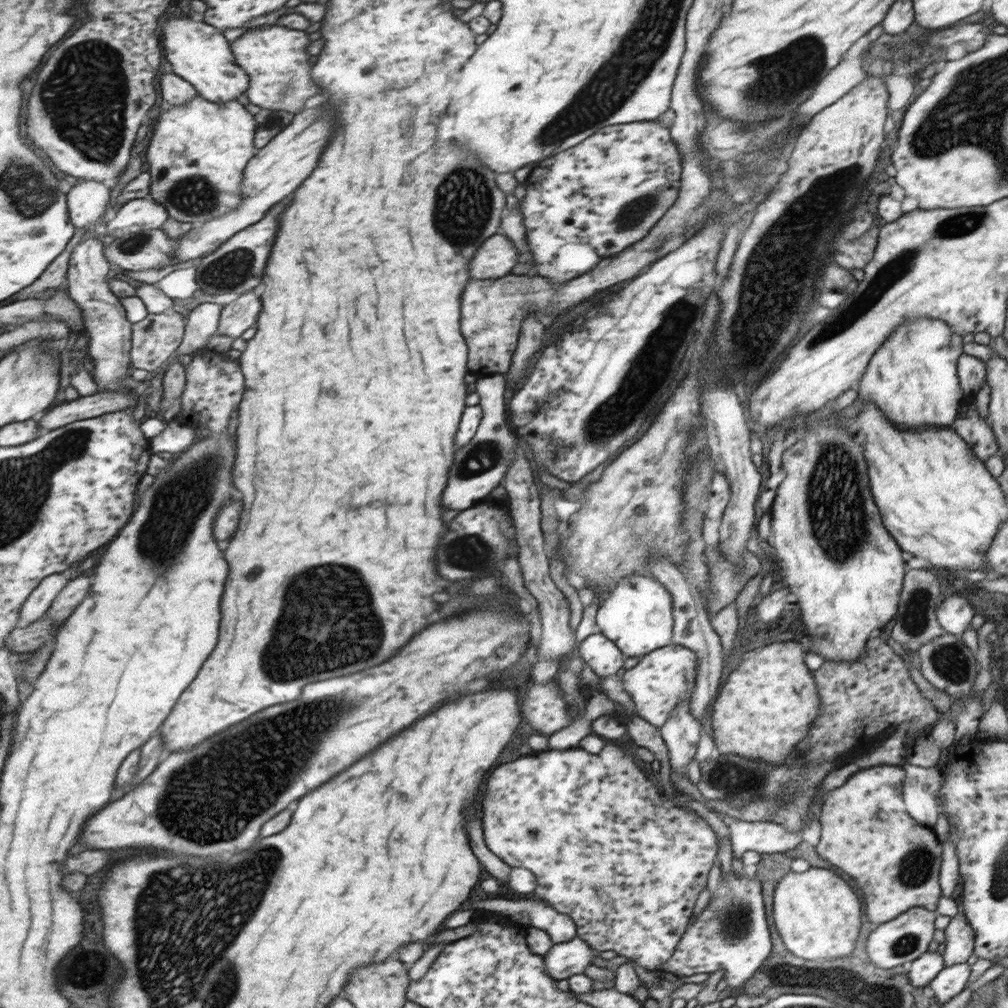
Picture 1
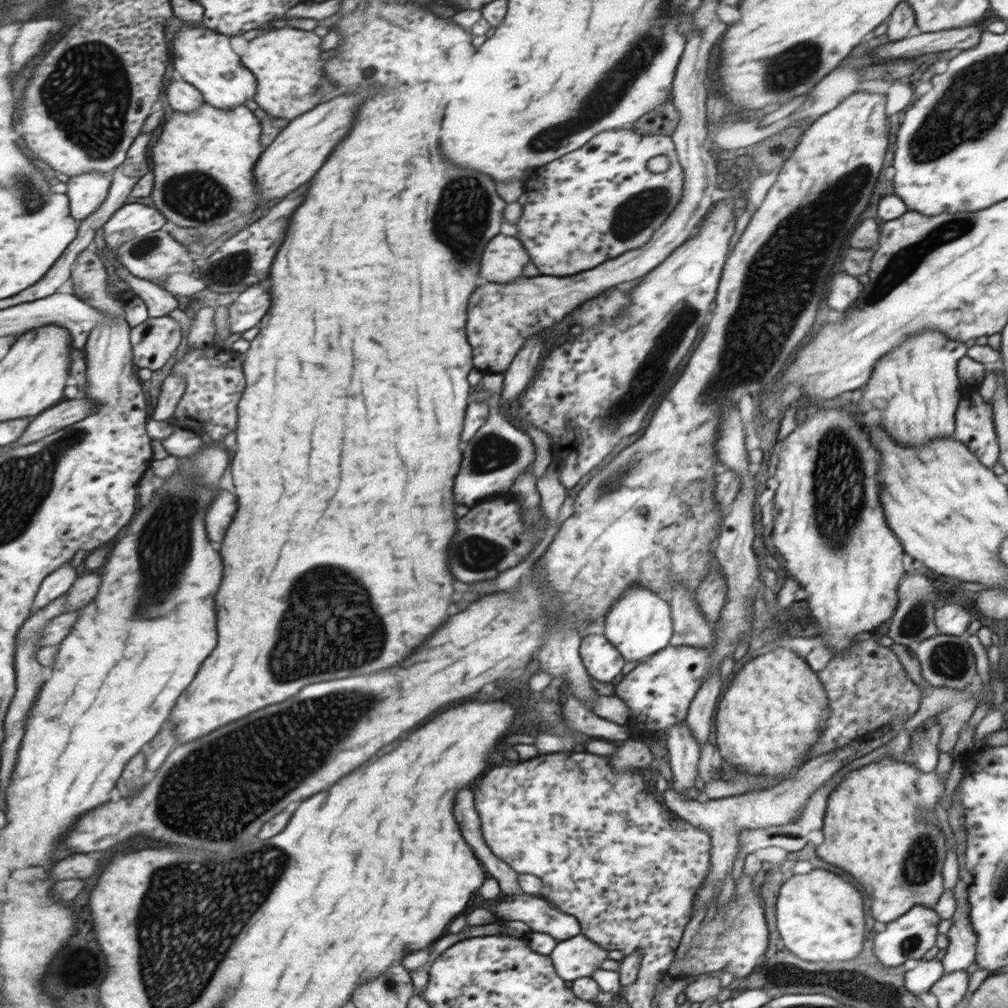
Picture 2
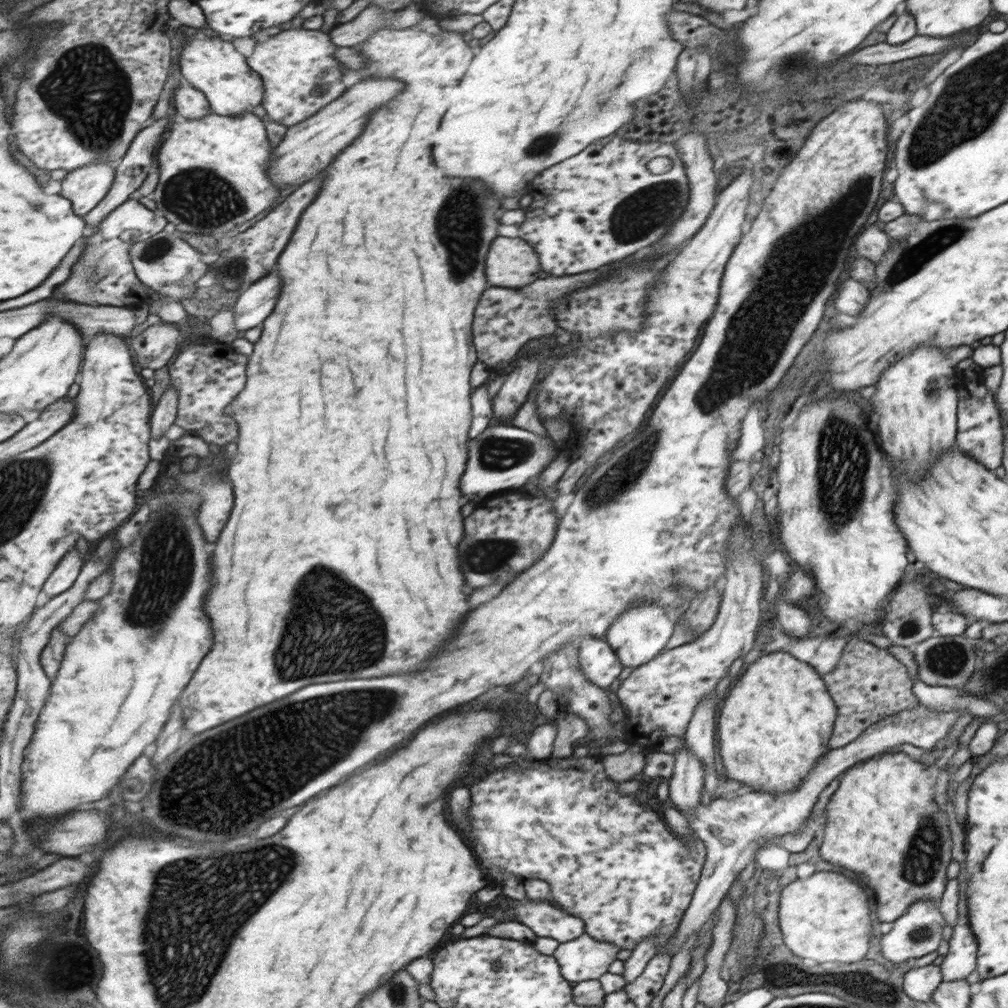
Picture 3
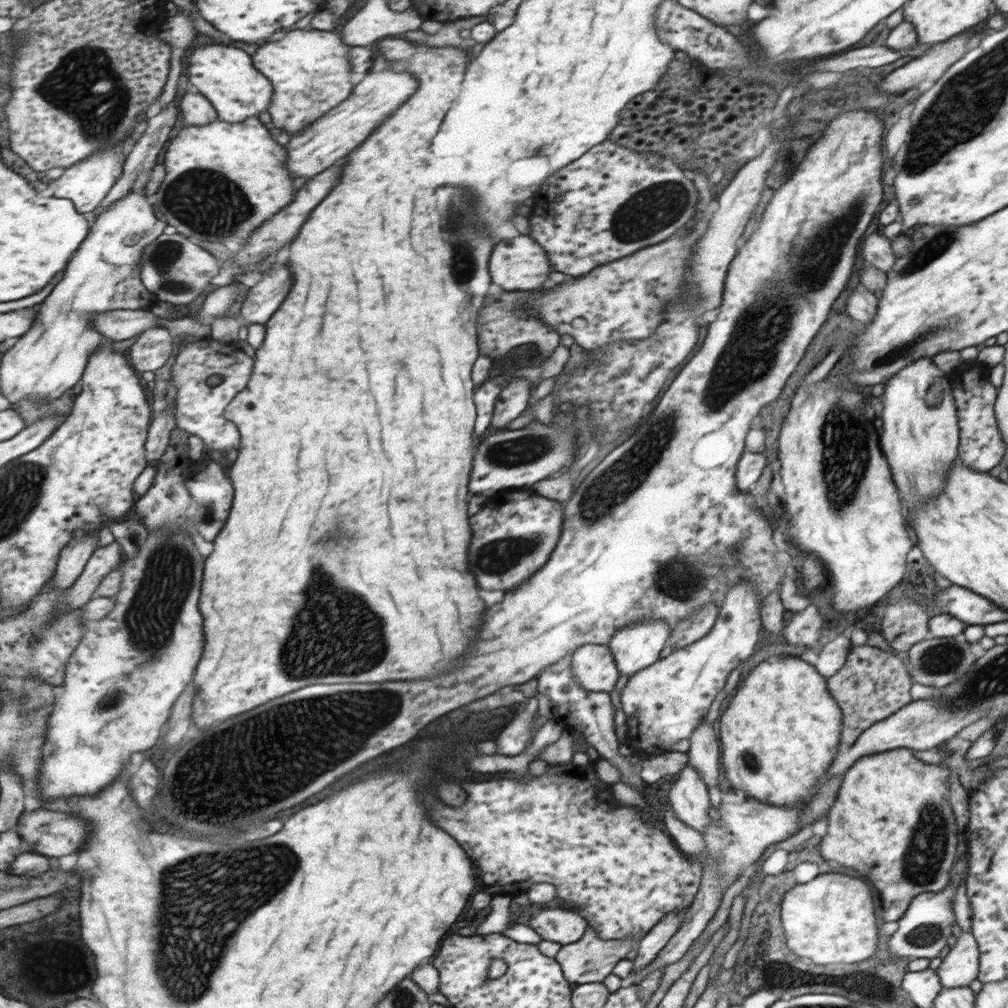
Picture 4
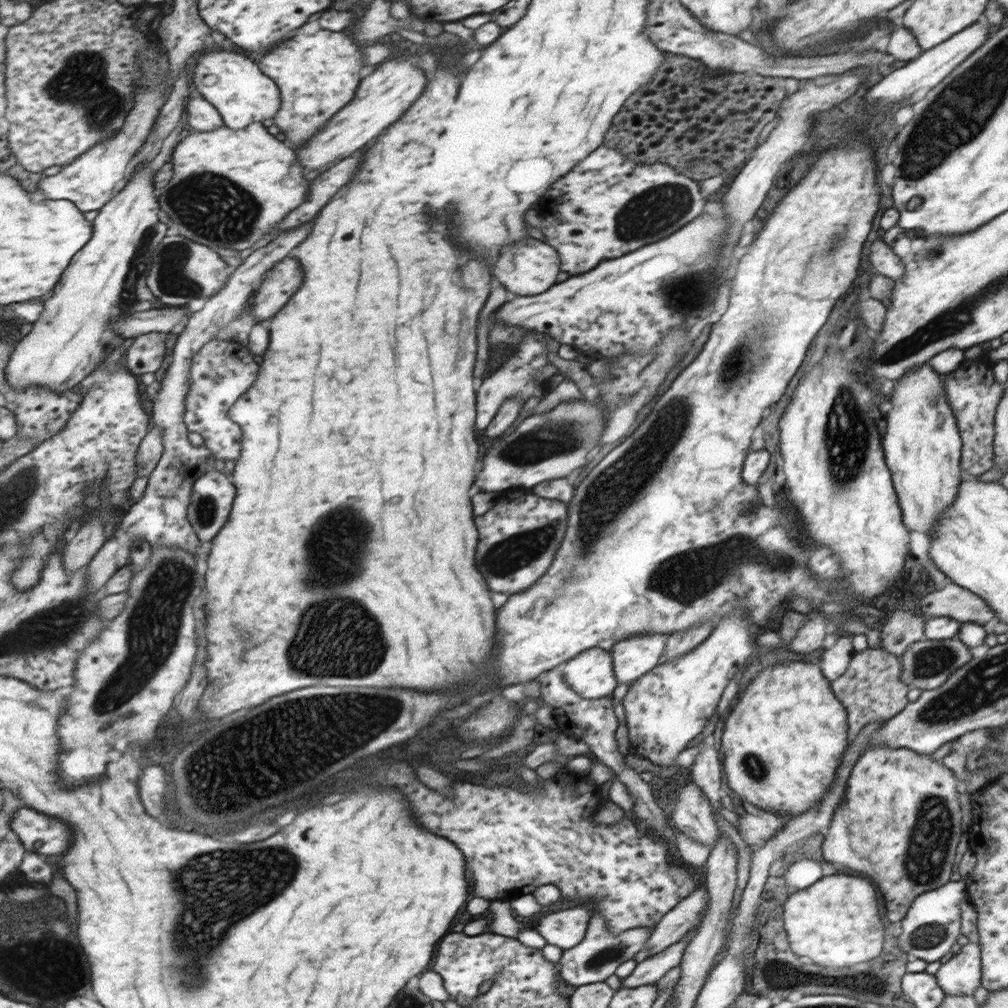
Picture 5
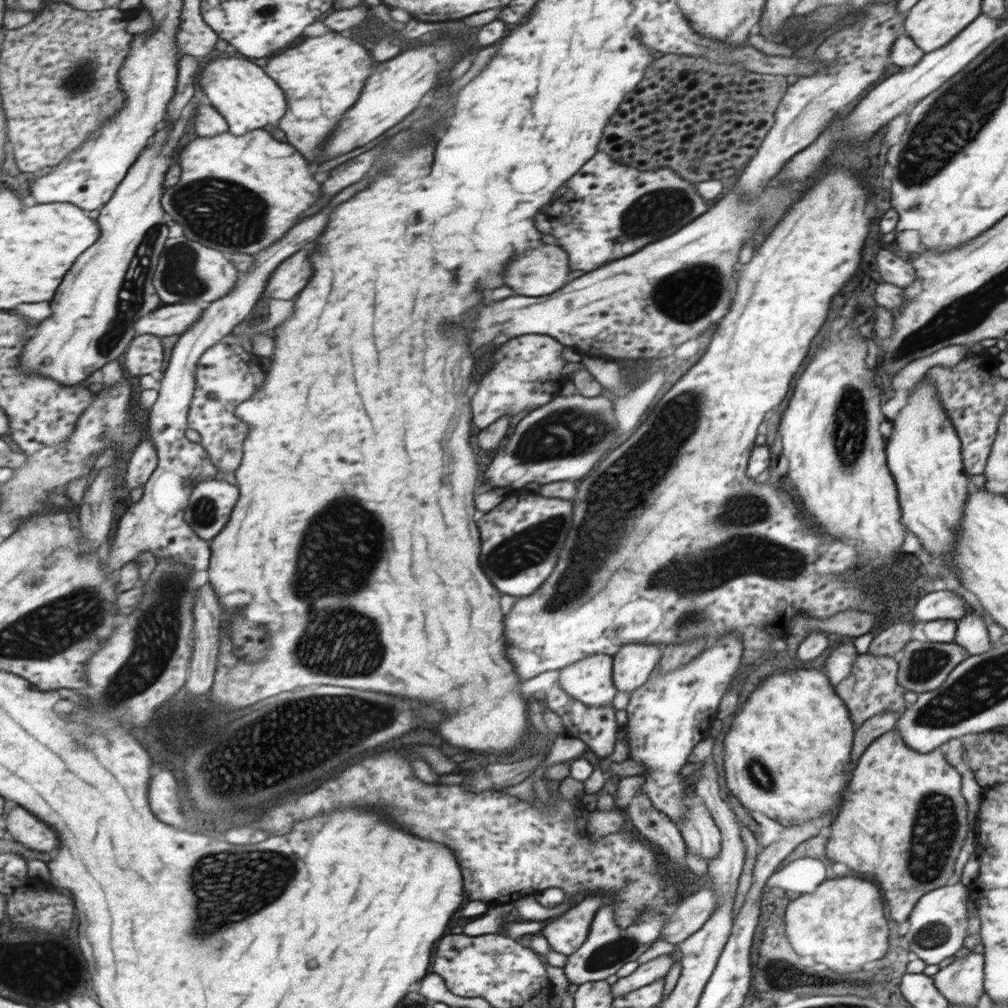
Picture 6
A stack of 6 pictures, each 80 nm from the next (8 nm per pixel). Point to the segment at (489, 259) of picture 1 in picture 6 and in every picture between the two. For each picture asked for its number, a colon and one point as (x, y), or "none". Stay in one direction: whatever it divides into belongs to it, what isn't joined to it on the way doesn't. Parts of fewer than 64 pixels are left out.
2: (503, 261)
3: (511, 263)
4: (521, 264)
5: (528, 267)
6: (542, 271)

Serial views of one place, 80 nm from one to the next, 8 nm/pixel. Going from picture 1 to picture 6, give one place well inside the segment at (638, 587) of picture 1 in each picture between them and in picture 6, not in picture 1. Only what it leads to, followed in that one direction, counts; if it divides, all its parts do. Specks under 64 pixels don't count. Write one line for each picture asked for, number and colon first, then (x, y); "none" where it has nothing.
2: (639, 624)
3: (641, 633)
4: (635, 647)
5: (632, 658)
6: (632, 665)

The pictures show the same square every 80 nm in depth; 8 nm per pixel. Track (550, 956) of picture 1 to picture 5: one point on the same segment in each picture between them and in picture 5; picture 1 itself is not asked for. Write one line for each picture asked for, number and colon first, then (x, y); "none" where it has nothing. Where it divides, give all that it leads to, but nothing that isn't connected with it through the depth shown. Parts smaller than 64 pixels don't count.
2: (578, 957)
3: (583, 958)
4: (591, 959)
5: (596, 958)

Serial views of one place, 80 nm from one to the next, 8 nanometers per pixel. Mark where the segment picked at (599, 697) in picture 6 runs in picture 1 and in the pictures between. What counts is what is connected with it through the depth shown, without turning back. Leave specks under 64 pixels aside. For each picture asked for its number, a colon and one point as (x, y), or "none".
1: (600, 654)
2: (602, 661)
3: (598, 662)
4: (593, 665)
5: (591, 674)

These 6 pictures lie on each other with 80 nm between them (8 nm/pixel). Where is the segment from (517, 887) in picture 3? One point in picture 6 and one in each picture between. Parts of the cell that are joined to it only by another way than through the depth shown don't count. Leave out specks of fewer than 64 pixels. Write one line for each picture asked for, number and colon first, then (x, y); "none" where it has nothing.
4: (563, 926)
5: (565, 929)
6: (566, 933)

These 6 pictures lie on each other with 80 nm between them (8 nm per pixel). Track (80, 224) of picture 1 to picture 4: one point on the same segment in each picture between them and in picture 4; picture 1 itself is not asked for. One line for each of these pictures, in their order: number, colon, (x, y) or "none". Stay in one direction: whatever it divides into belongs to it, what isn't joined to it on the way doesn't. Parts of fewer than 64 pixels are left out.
2: (87, 192)
3: (86, 187)
4: (87, 183)

